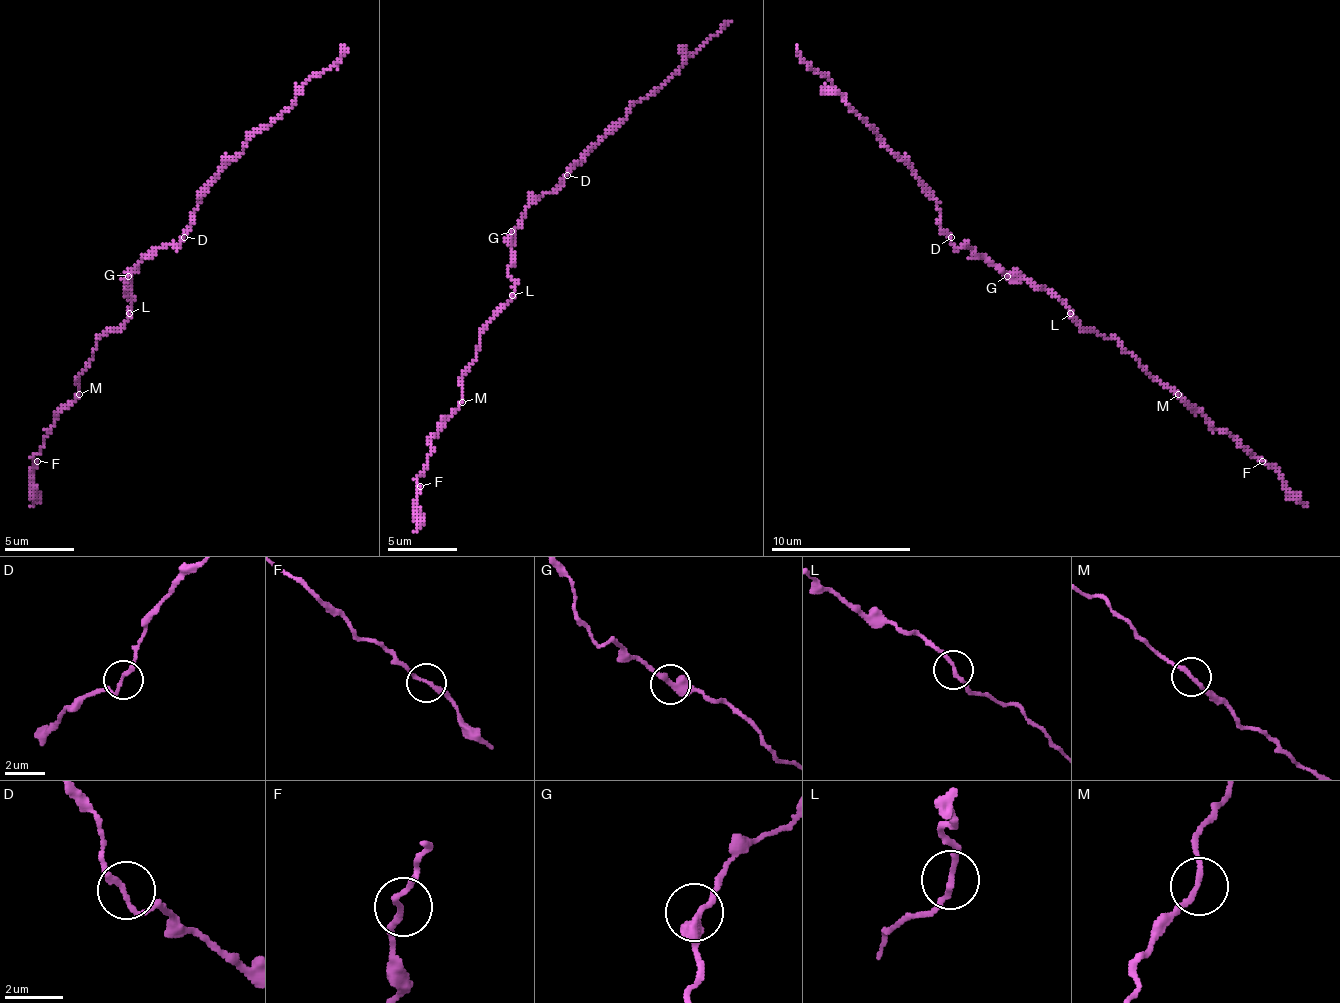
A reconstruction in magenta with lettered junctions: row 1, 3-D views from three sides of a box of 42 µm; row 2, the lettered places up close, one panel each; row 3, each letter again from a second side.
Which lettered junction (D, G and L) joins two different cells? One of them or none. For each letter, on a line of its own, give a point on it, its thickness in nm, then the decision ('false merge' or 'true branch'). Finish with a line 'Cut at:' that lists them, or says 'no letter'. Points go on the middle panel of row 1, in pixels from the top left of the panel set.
D: place (567, 175); calibre 180 nm; true branch
G: place (511, 231); calibre 400 nm; true branch
L: place (512, 295); calibre 180 nm; true branch
Cut at: no letter

